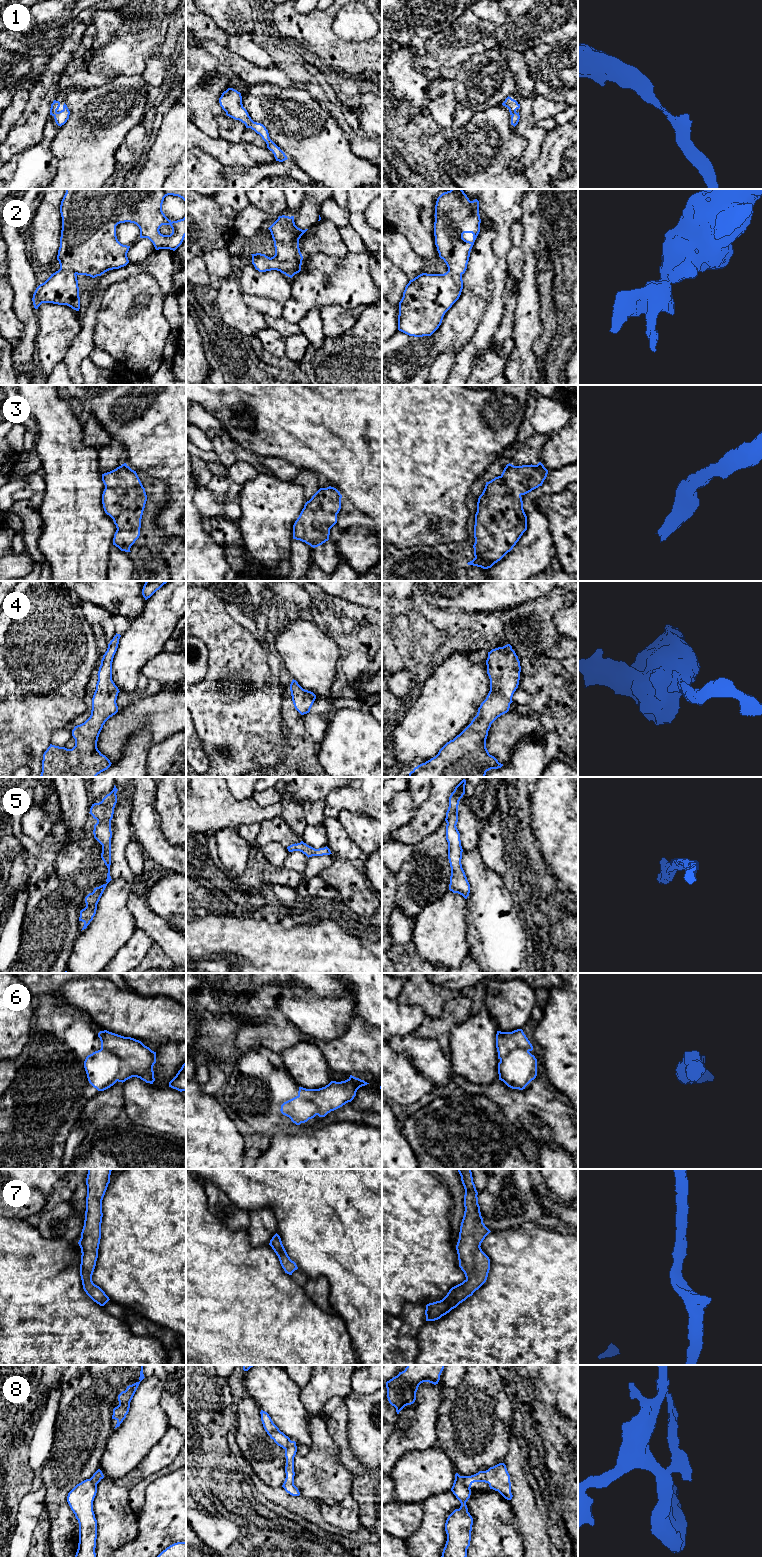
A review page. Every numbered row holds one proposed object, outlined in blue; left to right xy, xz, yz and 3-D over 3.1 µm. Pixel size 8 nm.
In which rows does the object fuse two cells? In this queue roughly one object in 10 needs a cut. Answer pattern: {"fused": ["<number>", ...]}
{"fused": ["8"]}

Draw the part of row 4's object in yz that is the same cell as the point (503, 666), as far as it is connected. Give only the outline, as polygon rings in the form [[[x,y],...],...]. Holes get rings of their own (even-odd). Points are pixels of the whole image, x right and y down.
[[[510,644],[488,652],[486,665],[490,691],[477,715],[435,757],[415,767],[409,777],[485,777],[487,771],[503,766],[489,754],[486,739],[491,724],[509,711],[521,666]]]

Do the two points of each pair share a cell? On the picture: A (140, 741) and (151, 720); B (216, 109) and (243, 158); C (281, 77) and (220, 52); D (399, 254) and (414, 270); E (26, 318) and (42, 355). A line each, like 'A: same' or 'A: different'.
A: different
B: different
C: same
D: same
E: different

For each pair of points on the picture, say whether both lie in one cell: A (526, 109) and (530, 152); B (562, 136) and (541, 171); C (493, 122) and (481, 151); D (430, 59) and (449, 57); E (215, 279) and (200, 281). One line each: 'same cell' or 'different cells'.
A: same cell
B: same cell
C: same cell
D: same cell
E: different cells

